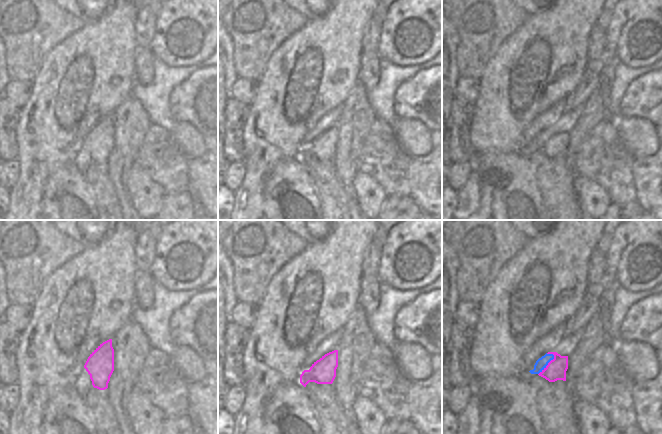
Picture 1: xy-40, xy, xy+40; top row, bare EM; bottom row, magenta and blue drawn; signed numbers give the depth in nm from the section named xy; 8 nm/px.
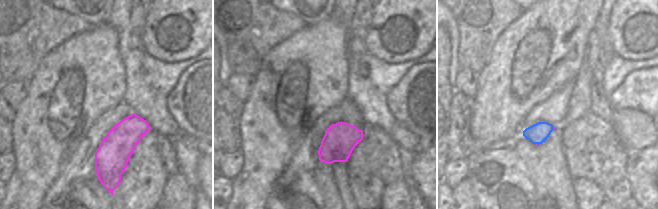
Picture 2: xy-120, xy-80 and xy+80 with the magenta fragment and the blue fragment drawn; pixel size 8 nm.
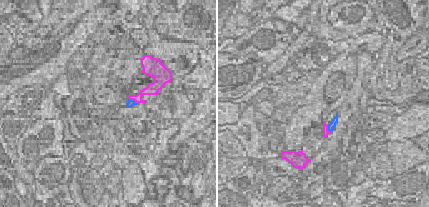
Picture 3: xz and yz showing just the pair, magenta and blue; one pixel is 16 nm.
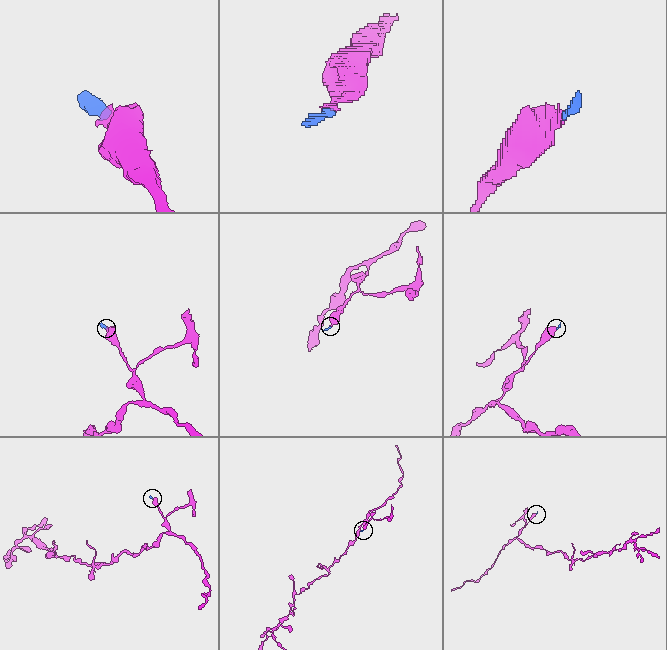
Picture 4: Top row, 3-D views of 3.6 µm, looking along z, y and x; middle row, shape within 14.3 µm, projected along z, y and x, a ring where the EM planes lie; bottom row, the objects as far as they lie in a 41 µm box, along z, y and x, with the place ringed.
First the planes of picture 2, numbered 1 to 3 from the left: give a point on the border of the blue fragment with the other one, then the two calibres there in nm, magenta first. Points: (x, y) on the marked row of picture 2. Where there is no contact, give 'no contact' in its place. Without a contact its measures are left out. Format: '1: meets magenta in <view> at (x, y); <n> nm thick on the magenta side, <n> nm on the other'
1: no contact
2: no contact
3: no contact

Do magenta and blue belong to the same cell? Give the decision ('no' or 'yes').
yes

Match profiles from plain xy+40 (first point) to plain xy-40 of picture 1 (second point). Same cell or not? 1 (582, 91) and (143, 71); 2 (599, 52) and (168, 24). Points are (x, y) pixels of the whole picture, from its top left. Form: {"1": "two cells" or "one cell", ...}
{"1": "two cells", "2": "two cells"}

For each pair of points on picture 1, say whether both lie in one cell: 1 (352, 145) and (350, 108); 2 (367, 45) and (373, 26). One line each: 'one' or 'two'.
1: one
2: one

